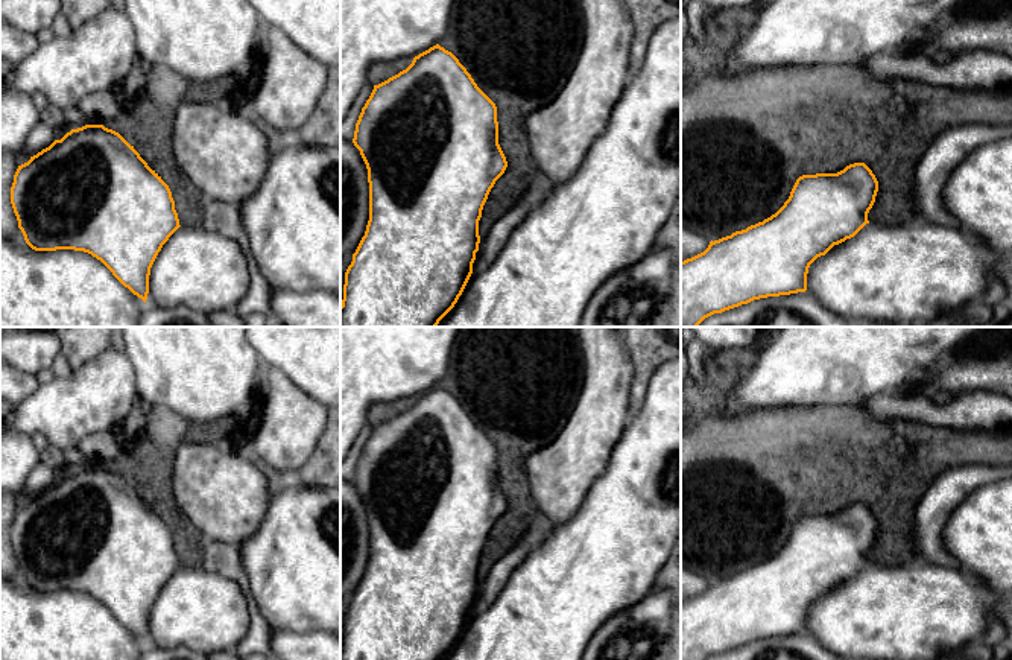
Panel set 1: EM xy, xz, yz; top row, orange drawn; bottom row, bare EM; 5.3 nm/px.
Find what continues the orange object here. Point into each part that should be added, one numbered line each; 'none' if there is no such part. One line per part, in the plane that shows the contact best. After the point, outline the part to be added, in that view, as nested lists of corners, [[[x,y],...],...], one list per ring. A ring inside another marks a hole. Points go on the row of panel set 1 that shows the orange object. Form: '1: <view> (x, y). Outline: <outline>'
none

